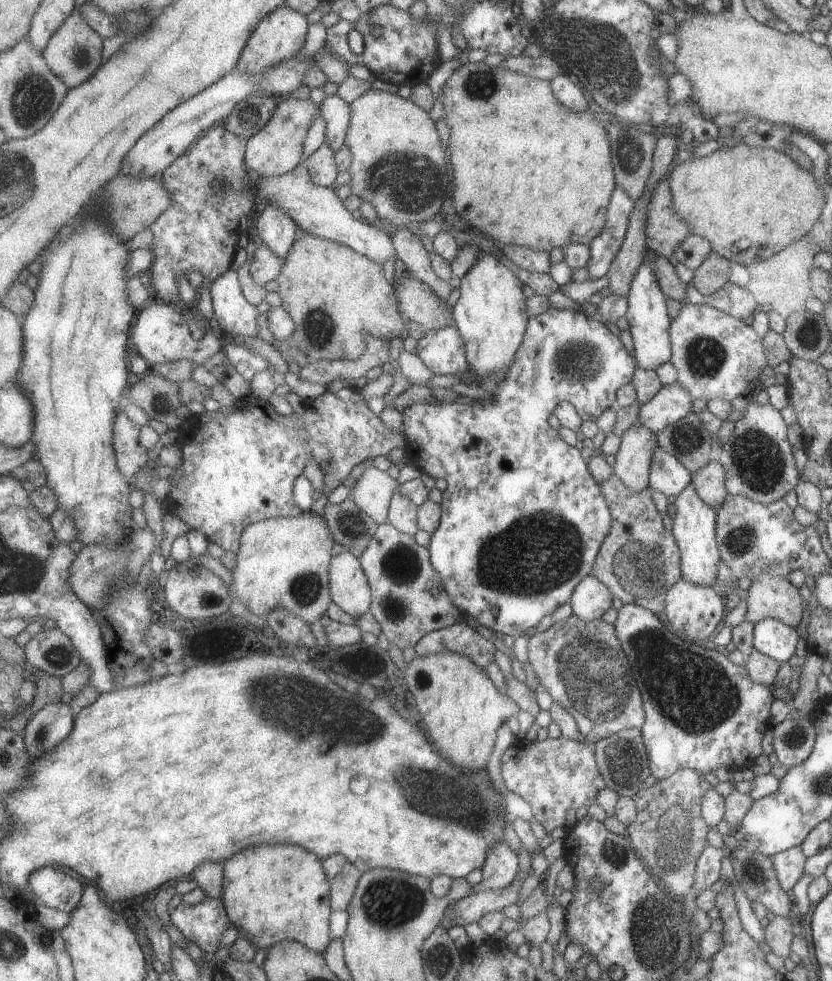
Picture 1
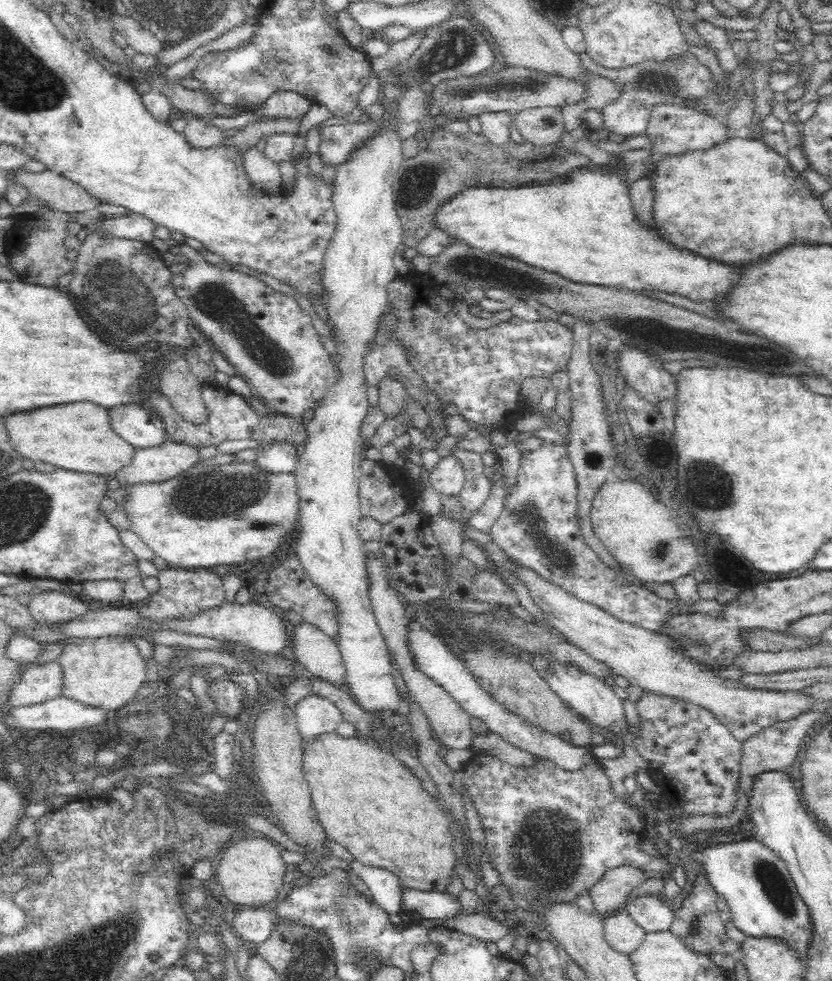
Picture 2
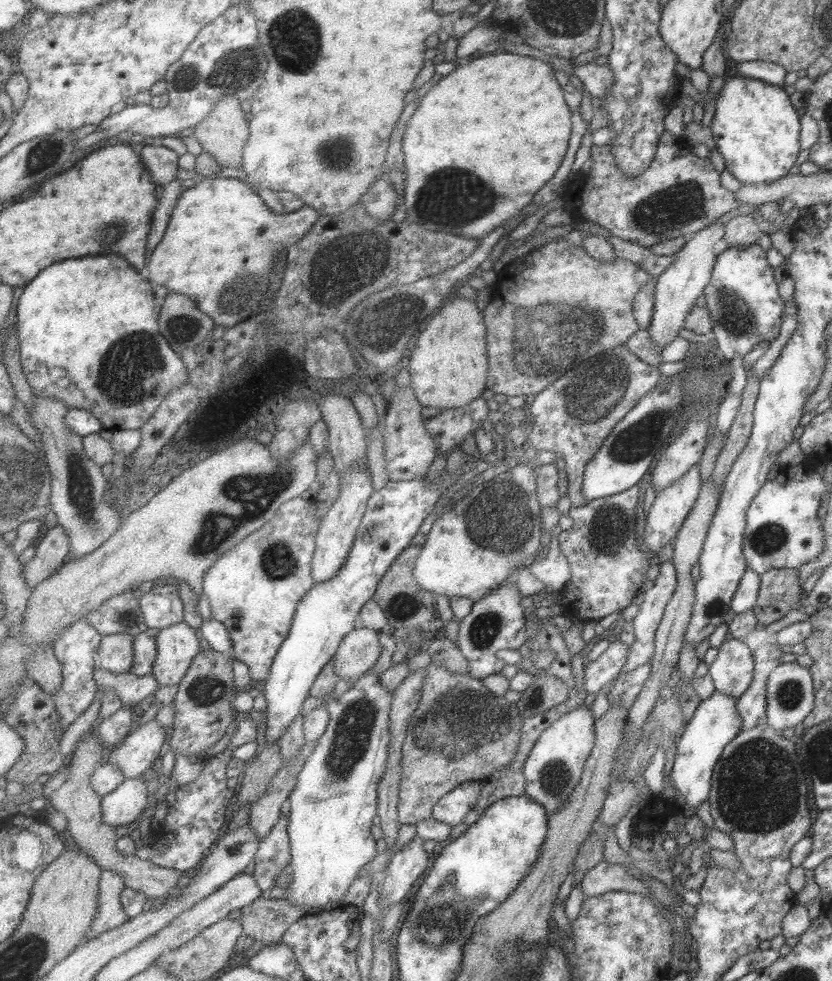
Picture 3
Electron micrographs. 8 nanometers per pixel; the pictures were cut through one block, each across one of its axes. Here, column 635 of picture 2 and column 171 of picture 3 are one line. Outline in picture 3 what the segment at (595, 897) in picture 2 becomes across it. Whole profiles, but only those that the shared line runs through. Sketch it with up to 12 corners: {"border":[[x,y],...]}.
{"border":[[93,729],[49,797],[78,848],[126,887],[165,901],[183,872],[119,852],[91,775],[108,753]]}

